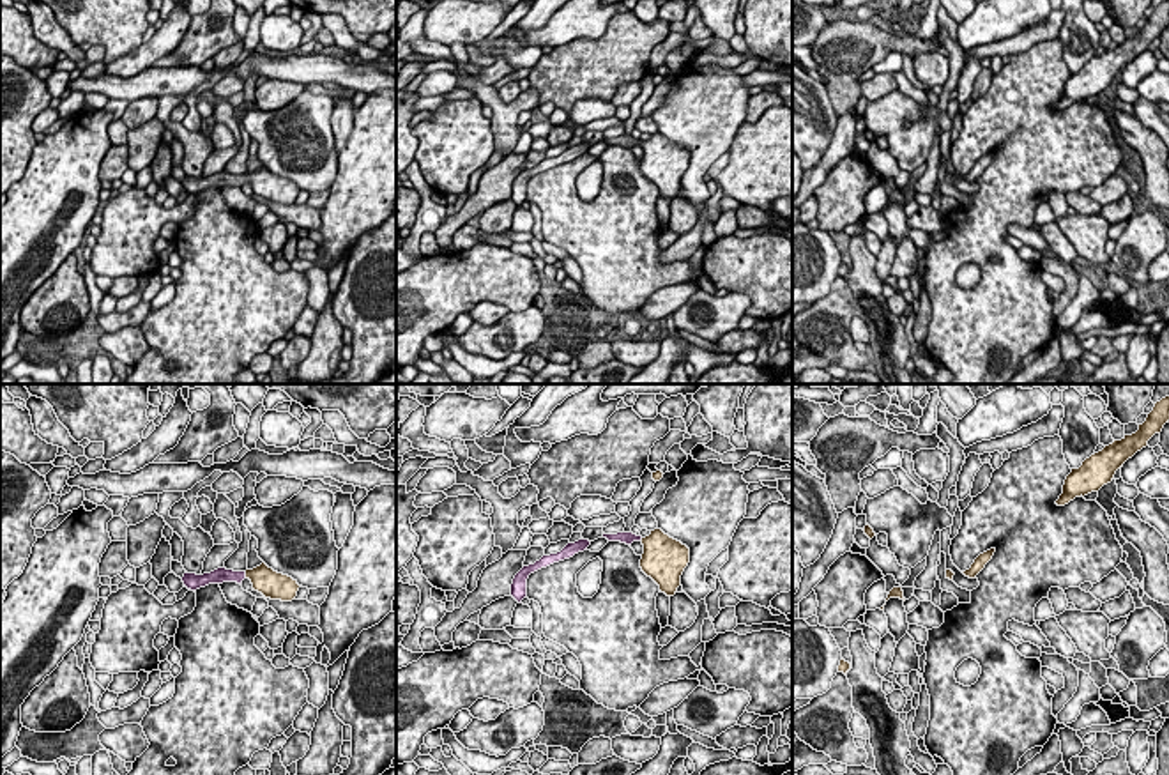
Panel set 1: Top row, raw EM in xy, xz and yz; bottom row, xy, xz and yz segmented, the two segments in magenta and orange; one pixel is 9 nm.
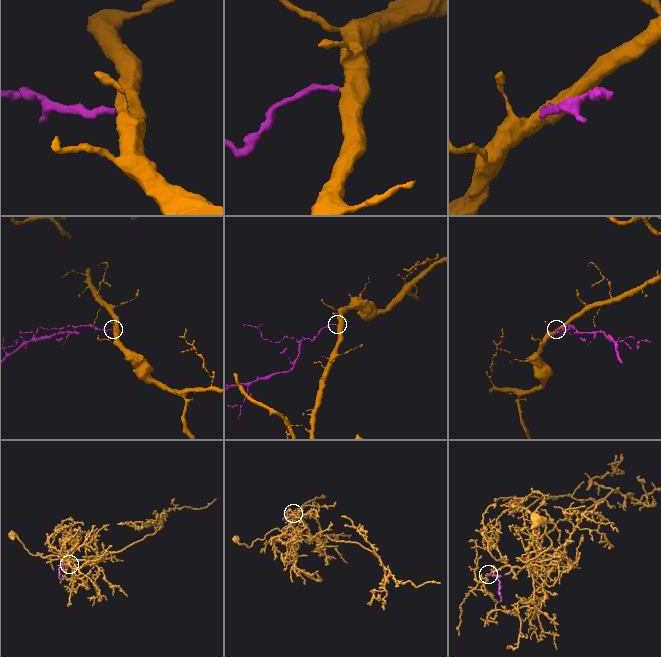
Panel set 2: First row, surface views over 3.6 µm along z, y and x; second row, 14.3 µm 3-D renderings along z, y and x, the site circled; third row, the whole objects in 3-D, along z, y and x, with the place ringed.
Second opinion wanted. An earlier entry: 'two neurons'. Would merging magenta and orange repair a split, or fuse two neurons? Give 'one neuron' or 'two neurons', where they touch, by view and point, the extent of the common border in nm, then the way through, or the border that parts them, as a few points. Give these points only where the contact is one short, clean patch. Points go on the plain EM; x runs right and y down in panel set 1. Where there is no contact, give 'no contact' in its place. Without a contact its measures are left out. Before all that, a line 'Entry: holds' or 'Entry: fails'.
Entry: fails
one neuron; meets magenta in xy at (244, 179); contact 70 nm long; runs through xy (220, 179), (244, 179), (264, 183)

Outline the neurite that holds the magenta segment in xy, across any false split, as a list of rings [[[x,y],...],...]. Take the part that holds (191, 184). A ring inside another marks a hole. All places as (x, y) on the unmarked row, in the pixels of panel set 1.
[[[265,166],[246,175],[233,175],[226,173],[225,170],[203,179],[186,175],[182,186],[187,193],[196,195],[209,188],[223,188],[223,186],[242,188],[244,182],[249,182],[253,193],[262,196],[265,202],[281,203],[281,205],[295,203],[297,195],[301,191],[297,184],[294,184],[288,179],[274,175]]]

